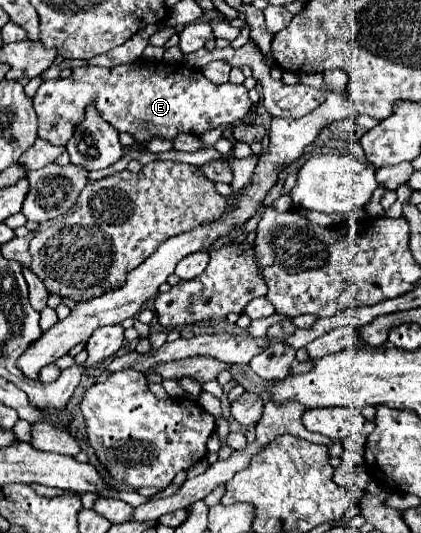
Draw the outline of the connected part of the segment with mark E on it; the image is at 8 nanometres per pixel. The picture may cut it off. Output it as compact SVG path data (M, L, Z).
M134 62L114 68L82 66L74 68L68 78L42 82L34 96L34 110L38 118L38 136L66 146L78 124L84 122L86 108L94 104L98 114L118 132L128 132L136 142L150 142L152 138L174 140L178 134L204 134L214 128L234 124L248 114L252 102L248 90L240 84L212 84L196 68L184 64Z

